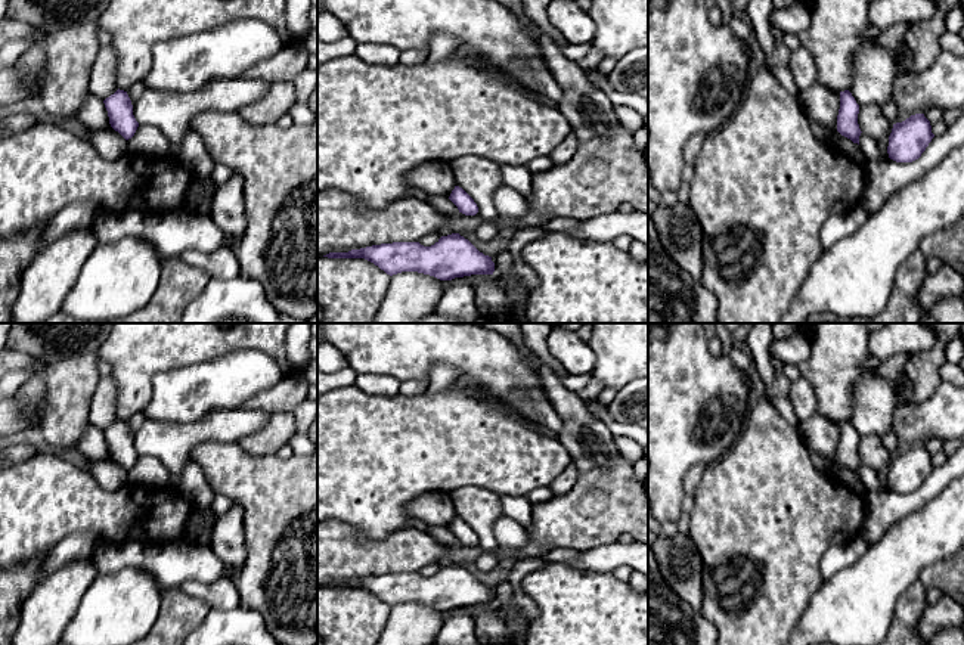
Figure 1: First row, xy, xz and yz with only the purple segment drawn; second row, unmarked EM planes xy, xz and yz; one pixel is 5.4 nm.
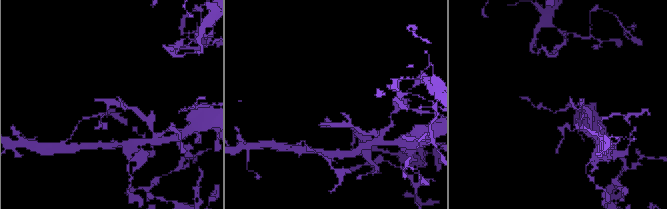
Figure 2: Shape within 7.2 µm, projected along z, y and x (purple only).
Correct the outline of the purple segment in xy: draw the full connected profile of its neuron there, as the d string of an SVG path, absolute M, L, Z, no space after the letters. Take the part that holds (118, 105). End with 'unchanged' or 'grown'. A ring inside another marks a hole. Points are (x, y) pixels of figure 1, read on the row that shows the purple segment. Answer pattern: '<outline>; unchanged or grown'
M117 90L103 100L108 111L111 127L118 131L125 140L131 139L139 127L133 115L131 100L124 90Z; unchanged

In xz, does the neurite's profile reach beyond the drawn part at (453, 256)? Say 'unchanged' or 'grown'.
unchanged

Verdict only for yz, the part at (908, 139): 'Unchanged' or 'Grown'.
Unchanged

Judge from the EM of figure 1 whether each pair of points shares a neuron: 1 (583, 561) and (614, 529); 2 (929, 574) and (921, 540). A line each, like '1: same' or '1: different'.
1: different
2: different

